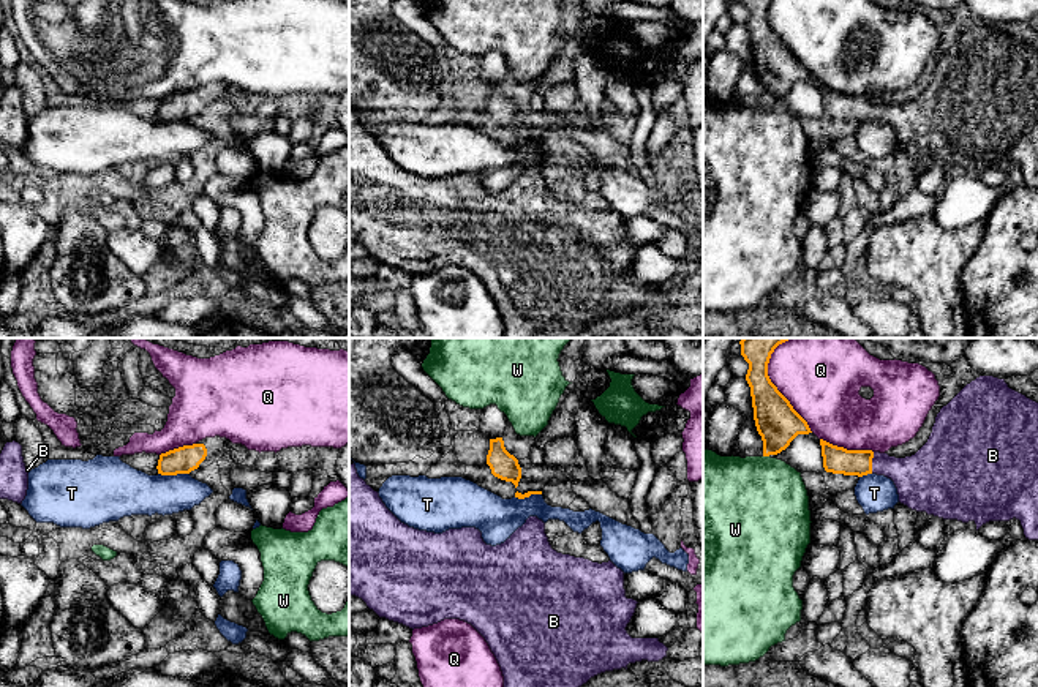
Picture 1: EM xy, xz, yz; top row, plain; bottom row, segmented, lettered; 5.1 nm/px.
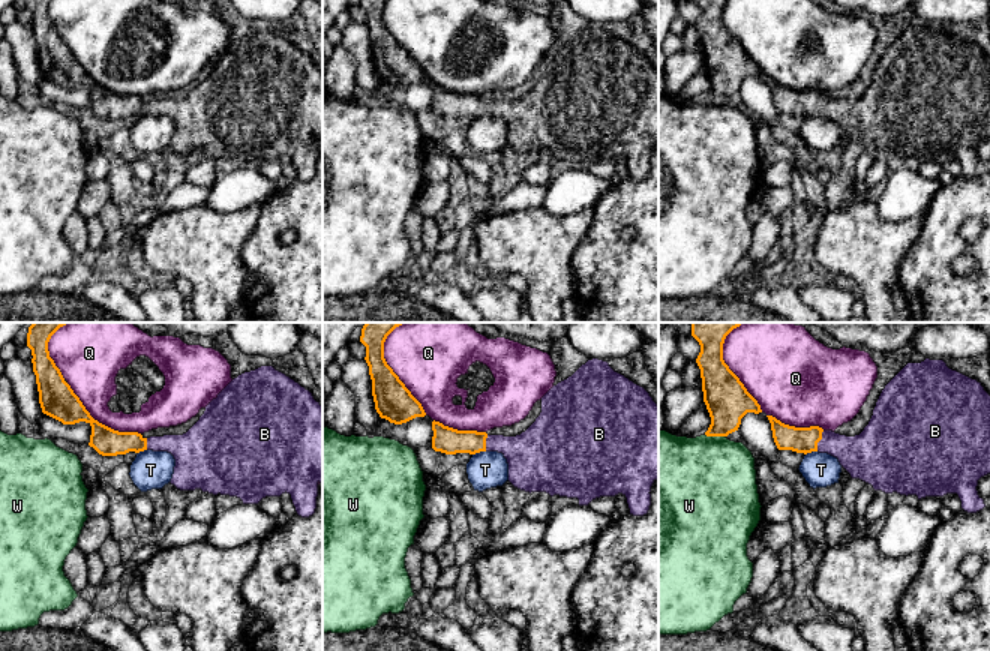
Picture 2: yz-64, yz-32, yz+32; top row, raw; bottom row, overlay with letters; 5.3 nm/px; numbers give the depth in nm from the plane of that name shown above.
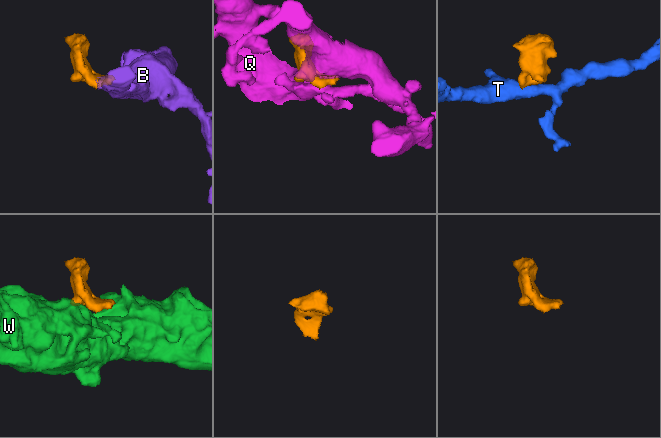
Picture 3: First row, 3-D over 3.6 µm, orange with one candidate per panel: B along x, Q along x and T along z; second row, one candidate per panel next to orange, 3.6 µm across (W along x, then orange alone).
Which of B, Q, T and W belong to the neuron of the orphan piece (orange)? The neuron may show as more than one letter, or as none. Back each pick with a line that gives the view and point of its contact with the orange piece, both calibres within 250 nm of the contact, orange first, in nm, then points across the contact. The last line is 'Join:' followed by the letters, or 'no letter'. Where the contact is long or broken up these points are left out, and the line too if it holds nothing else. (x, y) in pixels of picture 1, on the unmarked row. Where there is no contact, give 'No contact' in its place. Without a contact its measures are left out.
B: Touches orange at yz (871, 109). Thickness 140 nm (orange) against 240 nm. Path across: yz (838, 106), (871, 109), (882, 109), (917, 123)
Join: B

